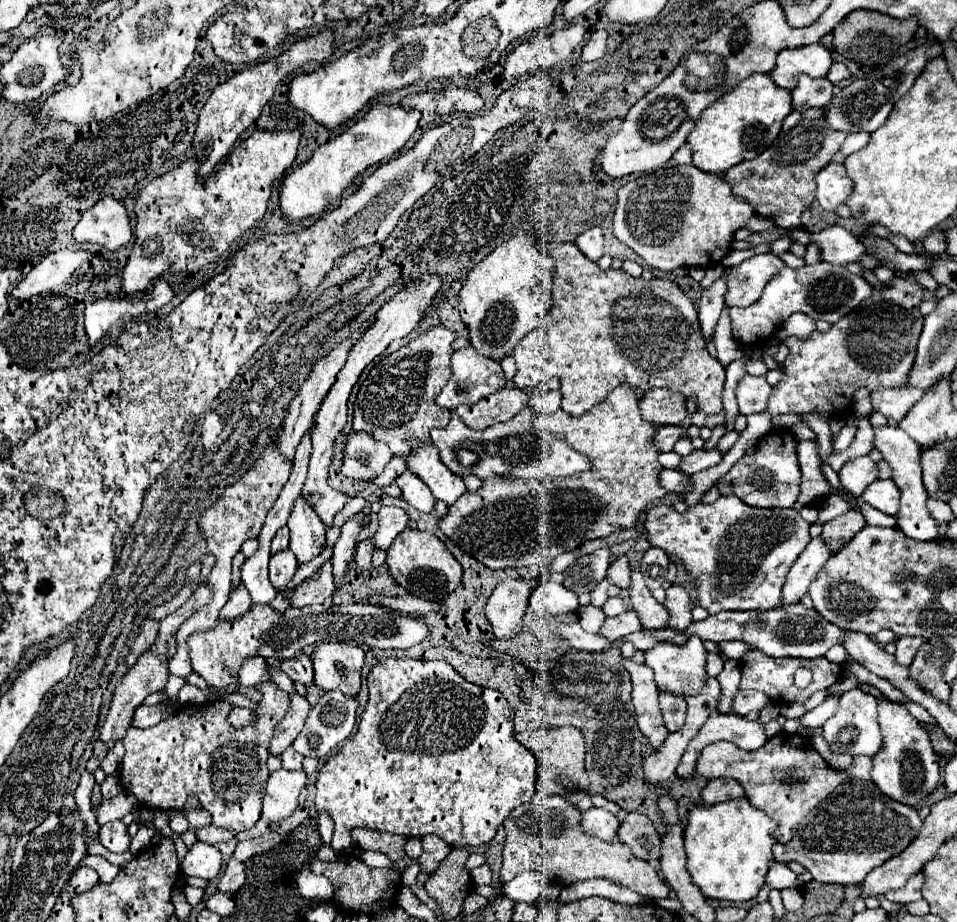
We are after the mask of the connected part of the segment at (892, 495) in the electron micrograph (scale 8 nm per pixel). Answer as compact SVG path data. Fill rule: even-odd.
M878 479L880 483L872 483L866 487L866 491L862 493L862 499L866 503L870 503L872 507L896 515L898 513L898 503L900 503L900 489L892 479Z

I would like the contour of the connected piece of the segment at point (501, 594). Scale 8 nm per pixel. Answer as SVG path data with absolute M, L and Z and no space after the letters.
M506 579L494 589L486 603L486 619L496 639L512 639L522 631L522 619L534 585L536 581Z

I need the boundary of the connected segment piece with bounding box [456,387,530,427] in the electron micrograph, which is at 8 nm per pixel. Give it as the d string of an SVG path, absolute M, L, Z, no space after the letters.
M500 389L474 405L460 405L456 413L468 427L492 427L512 419L530 401L522 389Z

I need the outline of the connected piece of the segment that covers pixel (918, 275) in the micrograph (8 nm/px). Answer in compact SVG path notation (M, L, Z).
M912 271L912 275L914 275L914 279L916 279L922 287L926 287L926 289L930 289L930 291L936 291L936 289L938 289L938 283L934 281L934 277L932 277L930 273L926 273L926 271Z

